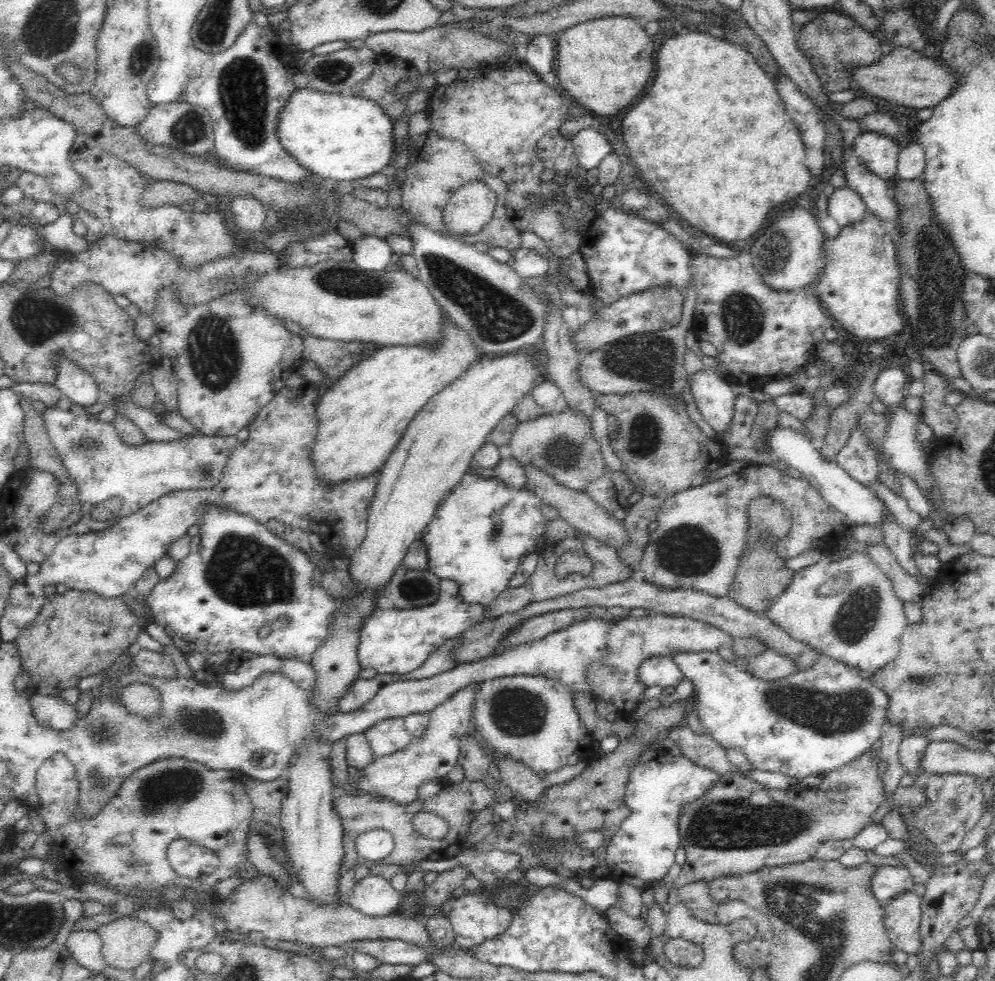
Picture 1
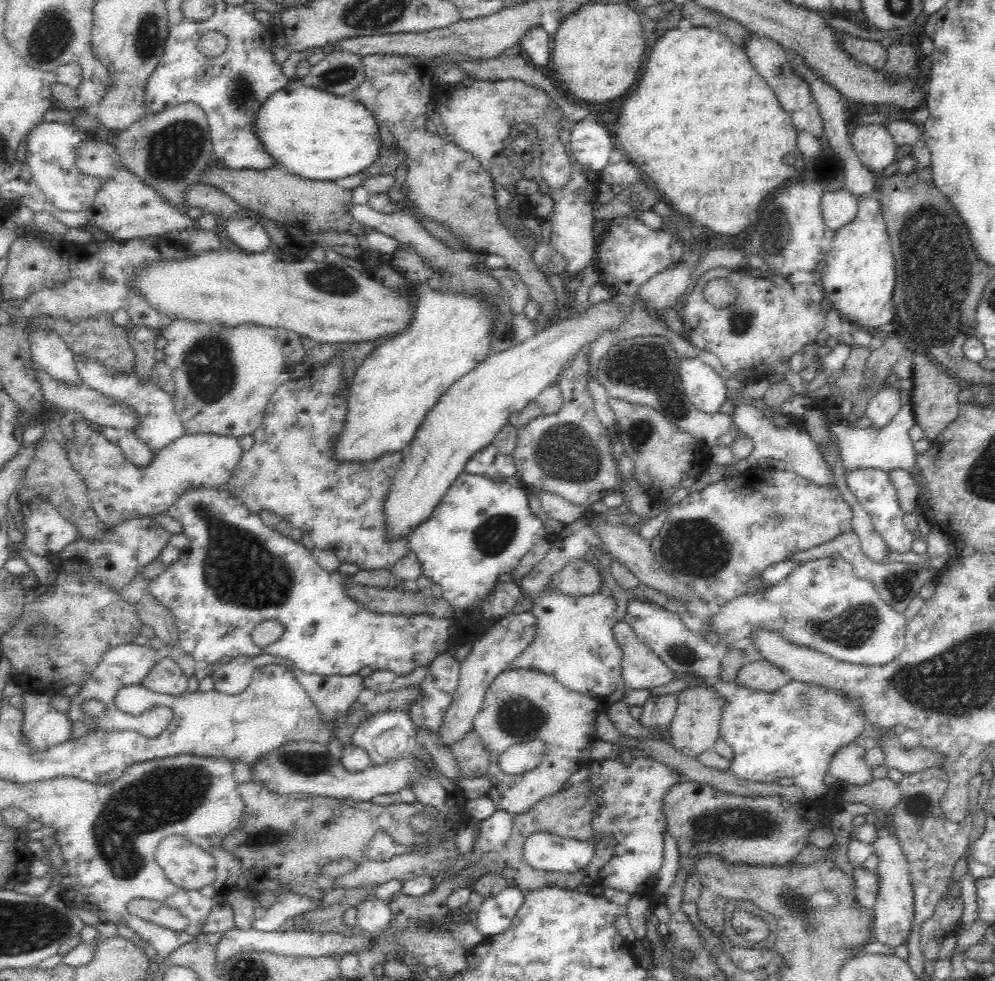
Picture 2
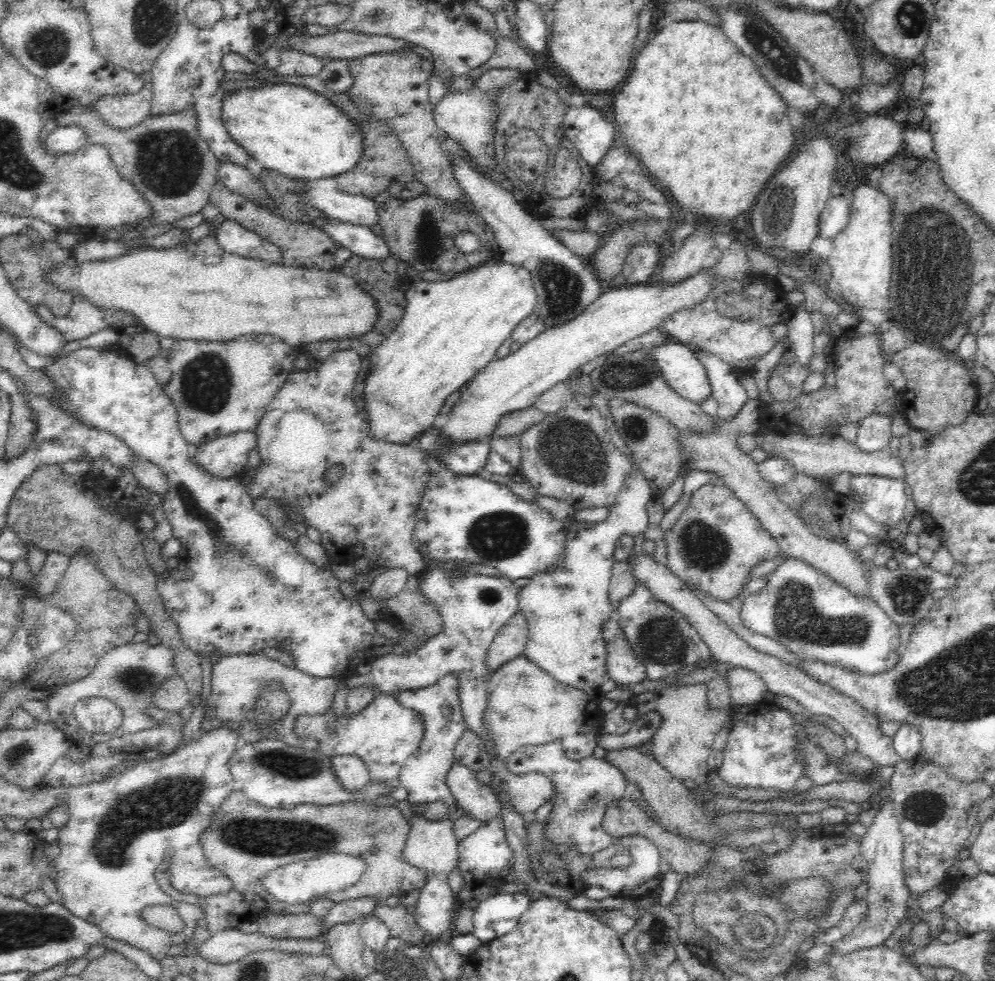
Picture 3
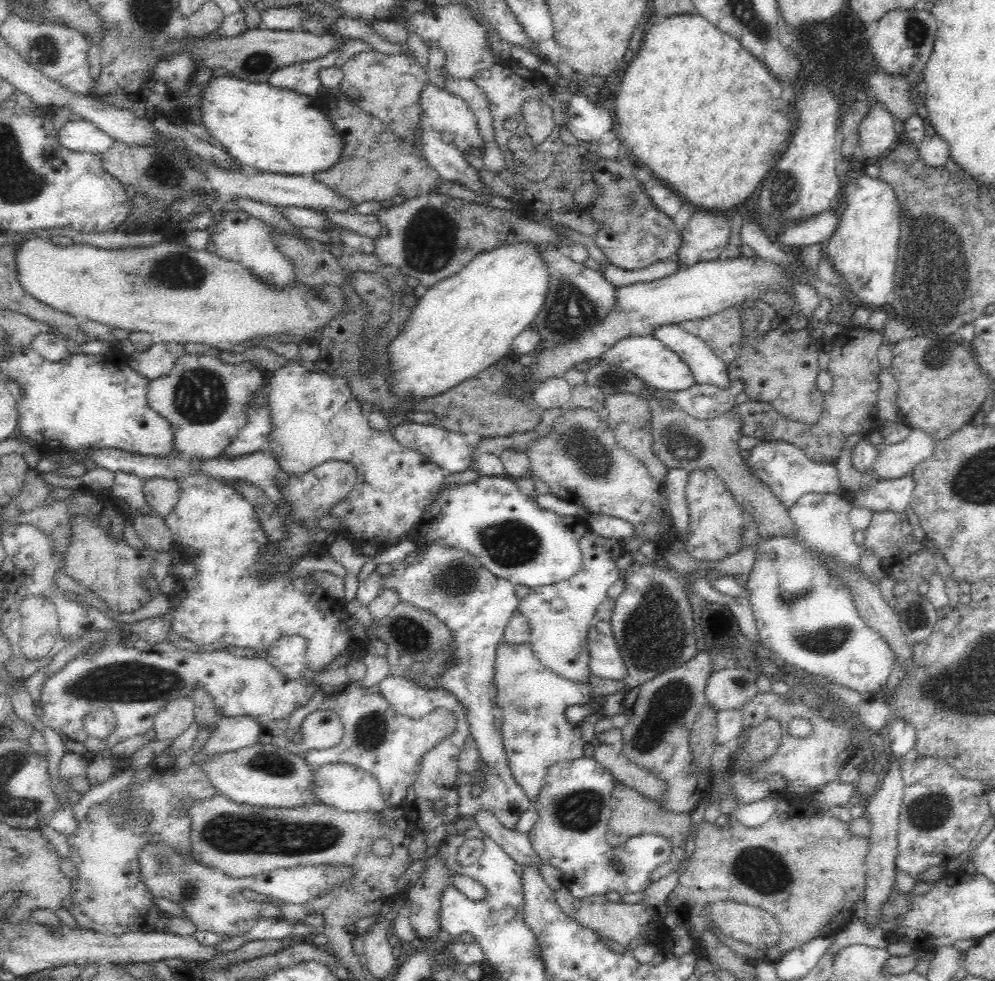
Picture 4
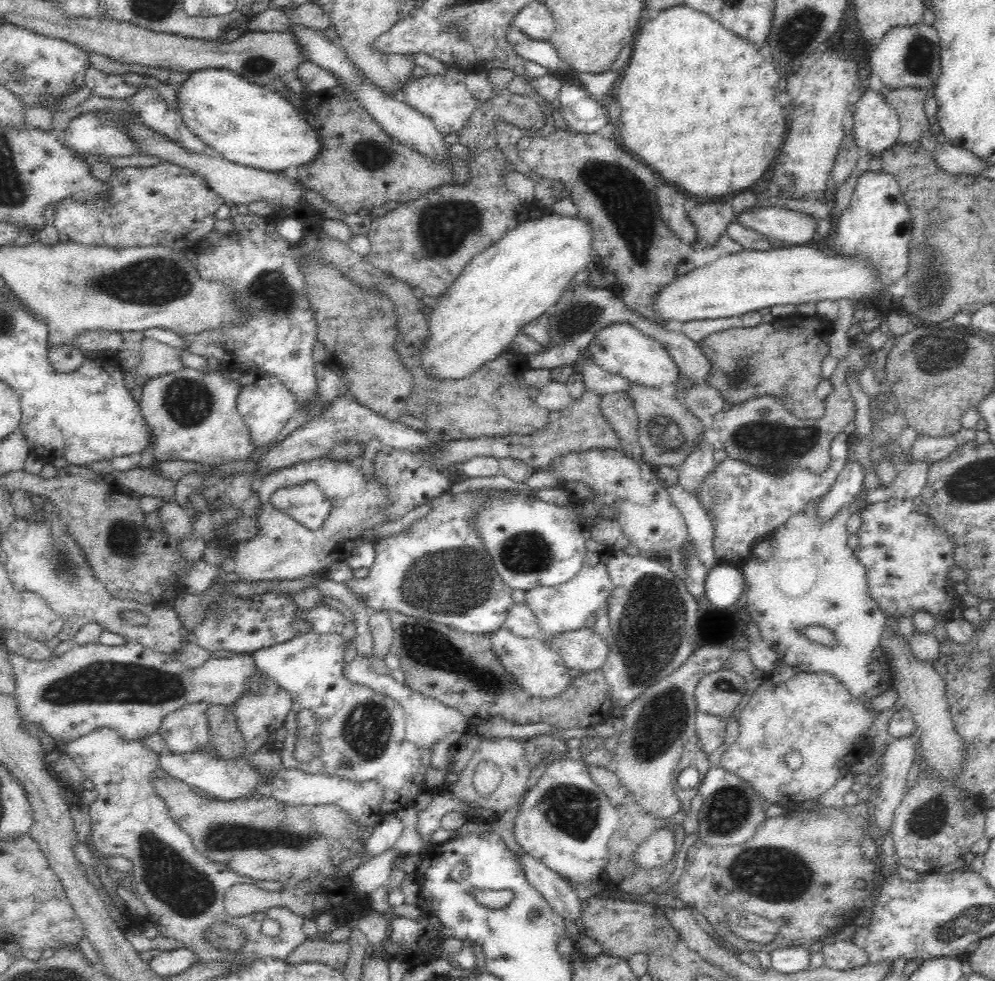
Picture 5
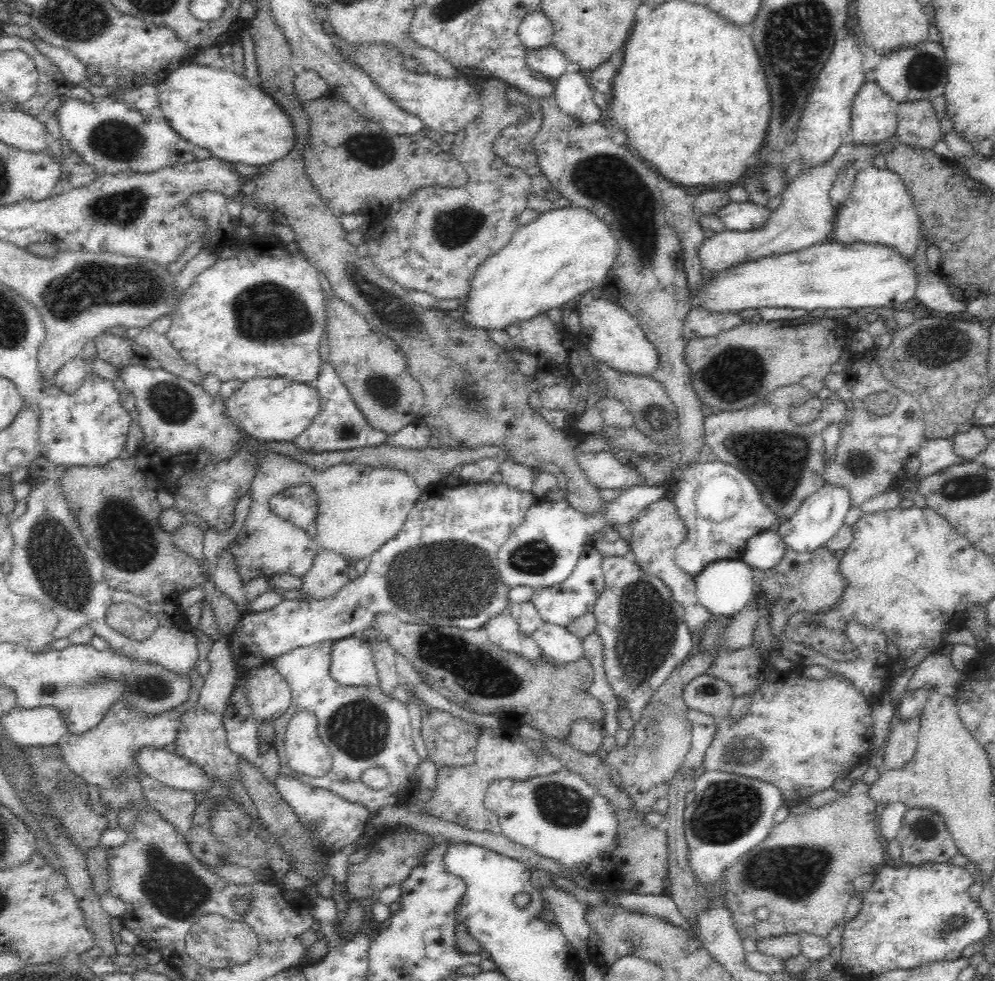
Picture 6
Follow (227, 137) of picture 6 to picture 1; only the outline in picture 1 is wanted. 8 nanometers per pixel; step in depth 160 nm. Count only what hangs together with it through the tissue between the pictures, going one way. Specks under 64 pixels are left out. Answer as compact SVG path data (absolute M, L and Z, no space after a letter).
M304 87L296 88L278 112L276 135L284 151L316 176L333 181L356 180L374 173L387 172L387 166L394 160L396 151L392 139L393 126L390 117L384 114L384 109L376 101L348 93L322 92Z

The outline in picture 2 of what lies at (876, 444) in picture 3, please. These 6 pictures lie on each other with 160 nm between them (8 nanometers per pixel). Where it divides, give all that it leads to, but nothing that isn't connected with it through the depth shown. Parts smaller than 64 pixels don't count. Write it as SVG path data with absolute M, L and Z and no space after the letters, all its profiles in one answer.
M893 378L888 385L884 385L873 394L864 414L872 422L870 428L882 430L882 428L888 428L888 424L893 422L896 413L901 408L899 393L900 389Z

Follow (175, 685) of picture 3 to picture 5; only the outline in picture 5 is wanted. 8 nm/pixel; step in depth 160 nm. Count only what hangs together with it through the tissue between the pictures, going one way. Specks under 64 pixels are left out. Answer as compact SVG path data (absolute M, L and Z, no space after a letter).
M206 702L187 704L164 717L159 734L162 734L168 751L176 754L208 753L206 748L211 745L207 715L209 706Z

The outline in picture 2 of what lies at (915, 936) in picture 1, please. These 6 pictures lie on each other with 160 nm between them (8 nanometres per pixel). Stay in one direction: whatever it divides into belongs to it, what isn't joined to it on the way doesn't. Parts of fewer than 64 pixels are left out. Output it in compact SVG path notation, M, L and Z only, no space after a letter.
M882 827L876 830L876 840L871 844L872 853L877 856L878 862L876 873L878 873L878 893L875 906L872 908L872 931L875 941L897 947L904 944L908 934L911 932L914 911L915 893L912 887L912 879L908 870L907 858L899 845L895 834L888 832Z

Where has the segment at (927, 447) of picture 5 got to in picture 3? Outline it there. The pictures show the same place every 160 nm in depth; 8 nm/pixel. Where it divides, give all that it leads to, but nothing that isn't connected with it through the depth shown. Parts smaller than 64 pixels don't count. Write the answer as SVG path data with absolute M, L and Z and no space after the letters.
M912 429L908 432L908 438L910 439L910 450L905 451L902 447L899 447L898 451L892 452L888 448L874 452L874 453L864 453L862 450L858 449L856 444L850 444L843 440L840 435L830 435L822 434L820 436L802 436L802 434L788 434L788 436L780 436L780 434L763 434L761 432L756 432L755 434L746 434L746 436L740 436L738 438L738 445L744 453L749 453L754 448L760 447L762 450L766 451L769 456L776 456L778 458L786 459L790 465L792 465L798 473L802 475L807 475L813 477L814 479L820 479L821 477L837 477L842 472L850 472L854 476L884 476L885 478L896 478L905 479L906 468L904 468L904 462L906 462L906 456L909 452L914 452L918 448L924 448L928 442L930 435L928 432L922 430Z

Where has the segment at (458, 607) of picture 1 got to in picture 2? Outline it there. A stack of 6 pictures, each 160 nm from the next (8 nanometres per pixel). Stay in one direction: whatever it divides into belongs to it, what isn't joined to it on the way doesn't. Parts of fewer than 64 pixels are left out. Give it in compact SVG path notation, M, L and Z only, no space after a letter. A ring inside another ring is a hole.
M191 487L187 489L177 500L165 511L174 520L178 520L181 524L181 532L186 535L188 540L188 545L181 550L180 557L177 562L170 564L166 567L166 570L153 578L149 582L149 595L150 599L159 601L163 604L165 608L172 613L173 619L177 624L177 635L179 645L183 651L193 657L196 661L200 662L200 666L216 665L221 658L229 656L234 658L240 655L247 657L258 656L260 653L268 653L270 655L277 656L280 659L286 659L294 663L300 670L319 674L324 676L330 675L342 675L350 676L356 674L364 666L368 666L372 671L374 670L390 670L395 672L397 675L410 674L414 668L418 666L426 666L426 664L431 664L431 662L443 652L446 652L450 647L448 644L448 638L454 630L454 619L453 618L438 618L430 615L412 615L412 616L402 616L402 615L392 615L392 614L380 614L372 613L368 609L365 609L362 604L356 602L354 599L350 598L345 591L346 575L343 575L338 570L328 571L320 567L311 556L311 552L308 551L299 542L293 541L291 538L280 534L278 530L274 530L272 526L266 525L259 514L250 512L246 508L246 505L238 500L226 489L220 487L208 488L208 487ZM274 619L274 621L280 621L283 626L284 633L280 638L274 642L274 644L269 644L268 646L261 647L254 644L251 638L251 632L258 626L261 622Z

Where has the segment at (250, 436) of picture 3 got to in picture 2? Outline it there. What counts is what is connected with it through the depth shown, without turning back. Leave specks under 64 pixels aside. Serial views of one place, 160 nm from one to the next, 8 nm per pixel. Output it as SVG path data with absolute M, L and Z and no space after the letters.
M78 420L73 426L73 432L76 433L76 442L72 442L72 440L68 442L68 461L88 483L88 499L90 499L92 508L101 522L109 527L128 519L165 513L191 487L216 489L223 487L232 478L236 465L240 463L245 453L241 446L242 438L214 434L184 434L172 444L168 444L166 448L158 450L150 465L142 468L127 462L117 444L113 444L101 436L92 425L87 425L85 421Z

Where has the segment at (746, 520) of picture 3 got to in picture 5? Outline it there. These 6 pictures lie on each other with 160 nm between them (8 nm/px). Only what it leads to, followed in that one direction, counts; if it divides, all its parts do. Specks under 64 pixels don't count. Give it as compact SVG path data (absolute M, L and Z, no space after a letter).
M703 435L701 442L688 454L684 463L676 468L680 487L684 491L698 493L704 476L712 473L717 465L713 453L713 447Z

